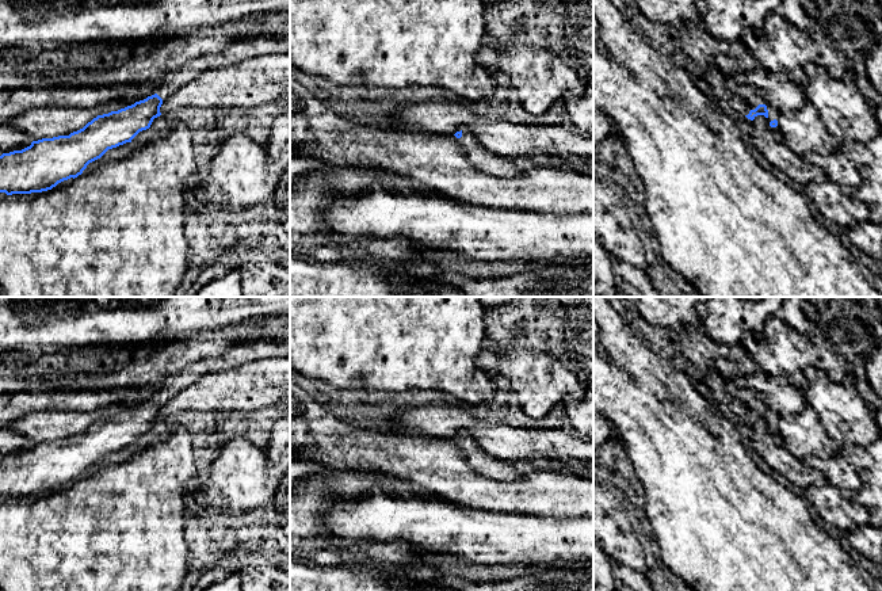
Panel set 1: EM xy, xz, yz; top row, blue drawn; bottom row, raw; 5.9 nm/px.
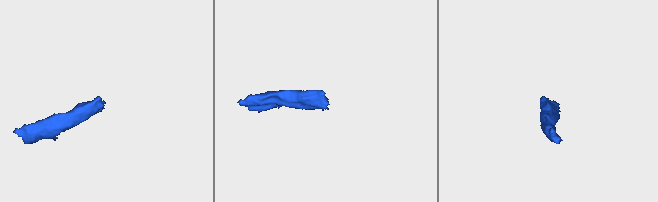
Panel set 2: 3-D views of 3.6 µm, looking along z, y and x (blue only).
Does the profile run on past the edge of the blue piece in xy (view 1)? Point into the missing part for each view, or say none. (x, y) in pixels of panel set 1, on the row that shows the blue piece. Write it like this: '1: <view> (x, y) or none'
1: xy (244, 49)

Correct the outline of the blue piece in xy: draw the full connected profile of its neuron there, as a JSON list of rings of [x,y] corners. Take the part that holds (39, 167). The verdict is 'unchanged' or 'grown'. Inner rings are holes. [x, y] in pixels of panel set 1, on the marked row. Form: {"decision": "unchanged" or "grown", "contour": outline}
{"decision": "grown", "contour": [[[255,35],[234,41],[221,50],[202,53],[183,66],[167,73],[163,83],[157,85],[154,95],[118,111],[98,115],[83,129],[69,136],[42,138],[33,141],[30,146],[22,150],[3,153],[0,156],[0,192],[7,195],[42,192],[51,190],[64,180],[77,178],[89,163],[100,159],[108,149],[131,142],[140,131],[149,129],[153,119],[161,115],[163,100],[201,73],[271,54],[290,54],[290,37]]]}

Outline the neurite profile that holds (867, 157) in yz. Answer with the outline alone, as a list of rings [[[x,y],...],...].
[[[882,131],[870,142],[841,140],[837,150],[844,153],[860,174],[860,186],[854,197],[868,209],[868,220],[882,224]]]

